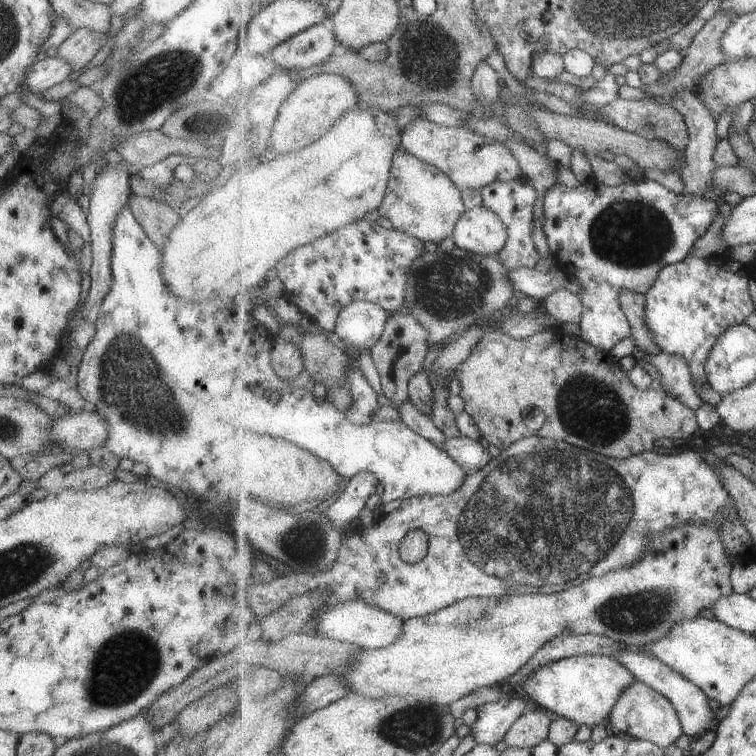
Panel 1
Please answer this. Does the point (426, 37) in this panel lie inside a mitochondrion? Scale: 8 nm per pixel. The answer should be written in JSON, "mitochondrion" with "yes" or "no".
{"mitochondrion":"yes"}

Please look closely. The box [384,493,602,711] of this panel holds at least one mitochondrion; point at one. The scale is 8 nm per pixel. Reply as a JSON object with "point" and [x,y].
{"point":[481,616]}

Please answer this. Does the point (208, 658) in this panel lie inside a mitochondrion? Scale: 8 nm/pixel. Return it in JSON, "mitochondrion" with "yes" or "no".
{"mitochondrion":"no"}

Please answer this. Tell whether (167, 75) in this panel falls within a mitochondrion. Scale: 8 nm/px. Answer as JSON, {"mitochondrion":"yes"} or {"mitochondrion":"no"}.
{"mitochondrion":"yes"}

